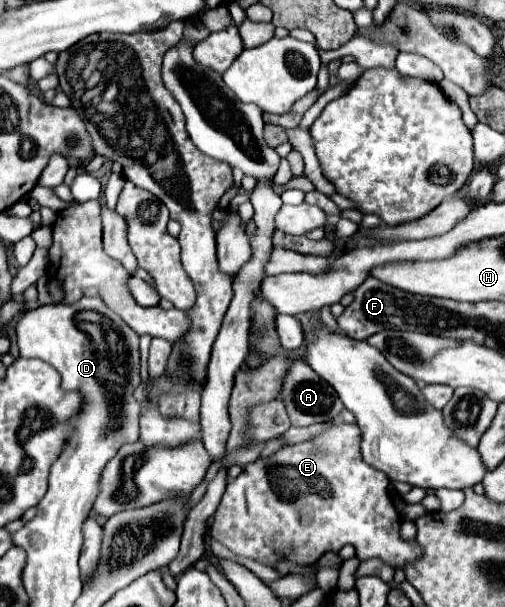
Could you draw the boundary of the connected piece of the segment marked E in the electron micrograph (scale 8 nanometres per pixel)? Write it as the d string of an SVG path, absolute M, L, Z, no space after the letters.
M338 422L314 440L284 446L268 458L258 458L246 464L240 476L226 486L210 534L236 556L250 558L272 568L278 564L278 560L282 560L282 556L294 564L310 566L326 550L336 552L346 544L356 546L360 560L380 558L392 568L402 568L406 562L420 556L420 546L414 540L404 542L400 538L400 516L386 492L388 484L390 480L384 472L378 472L364 462L360 452L360 428L356 428L356 424Z

